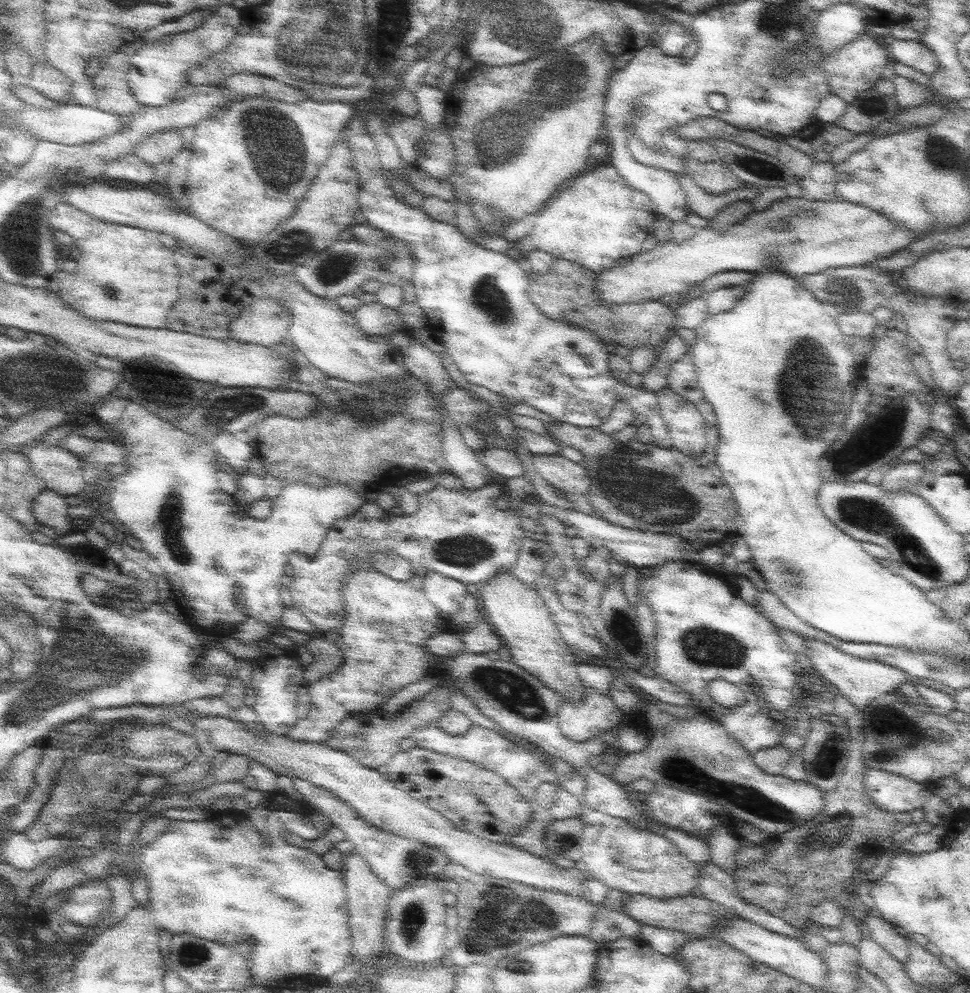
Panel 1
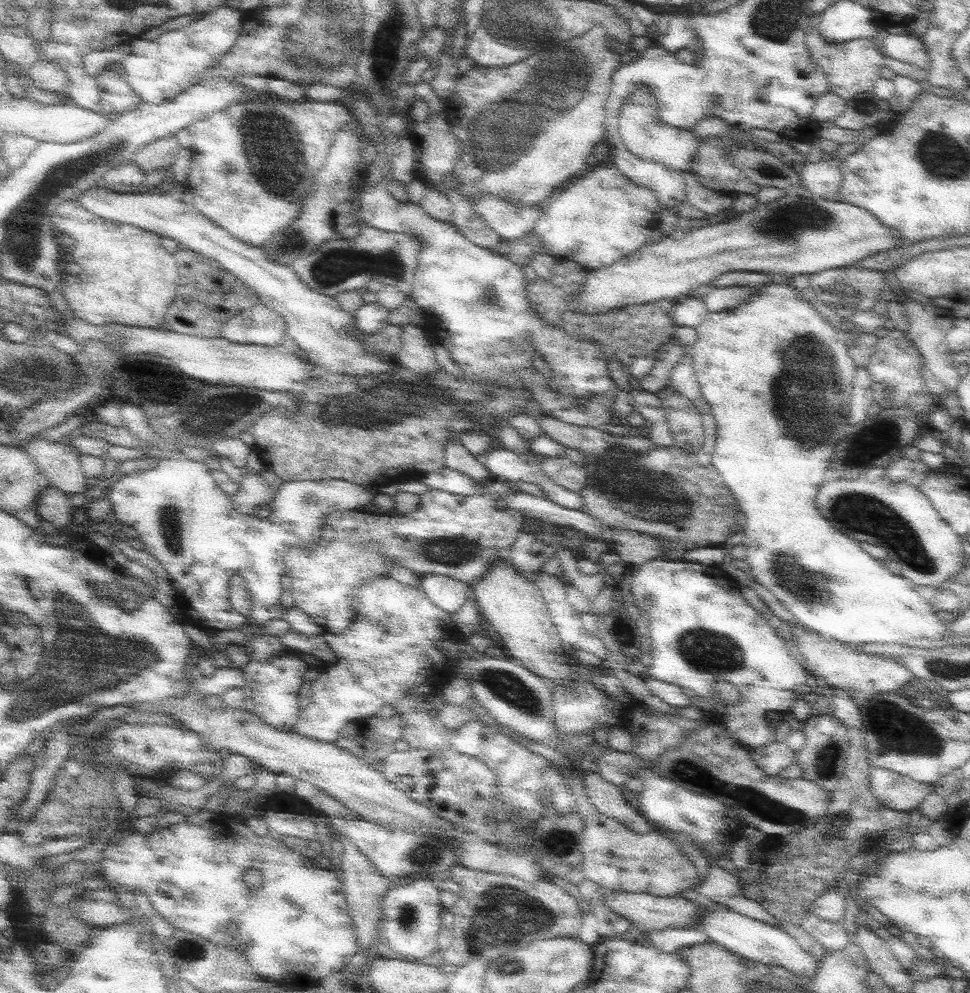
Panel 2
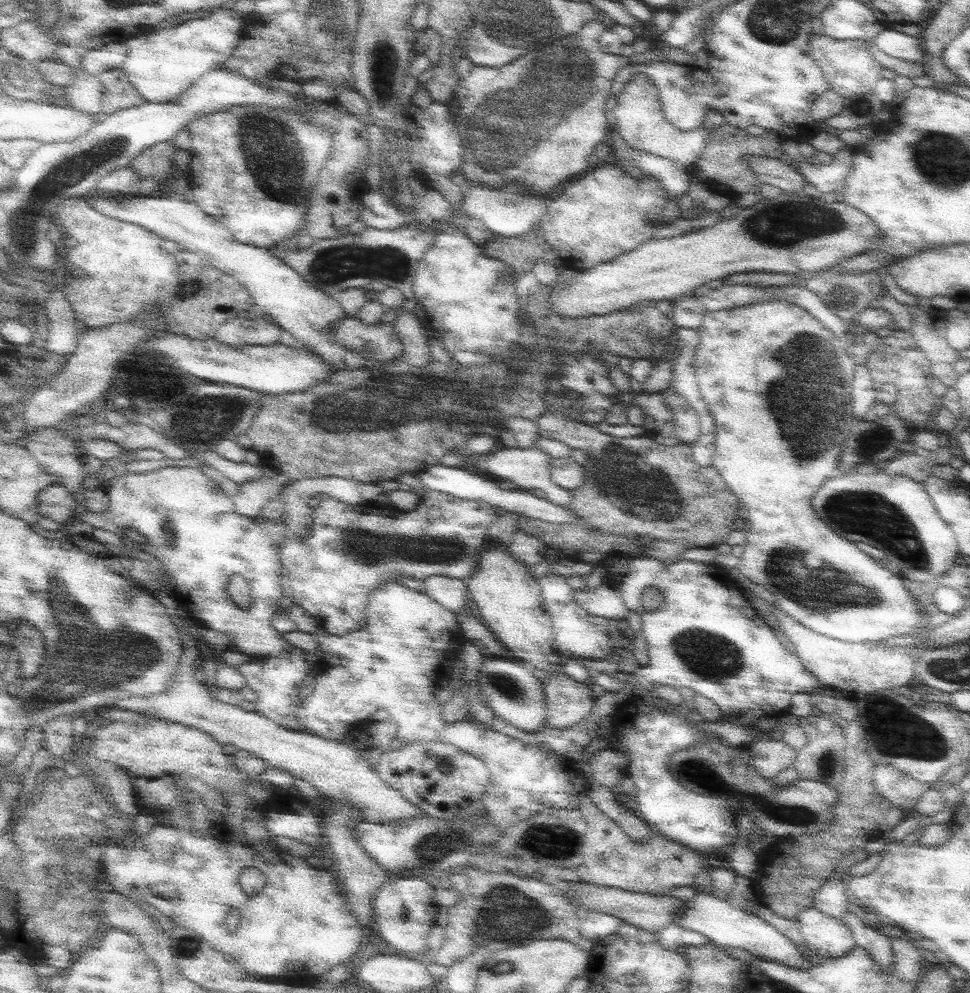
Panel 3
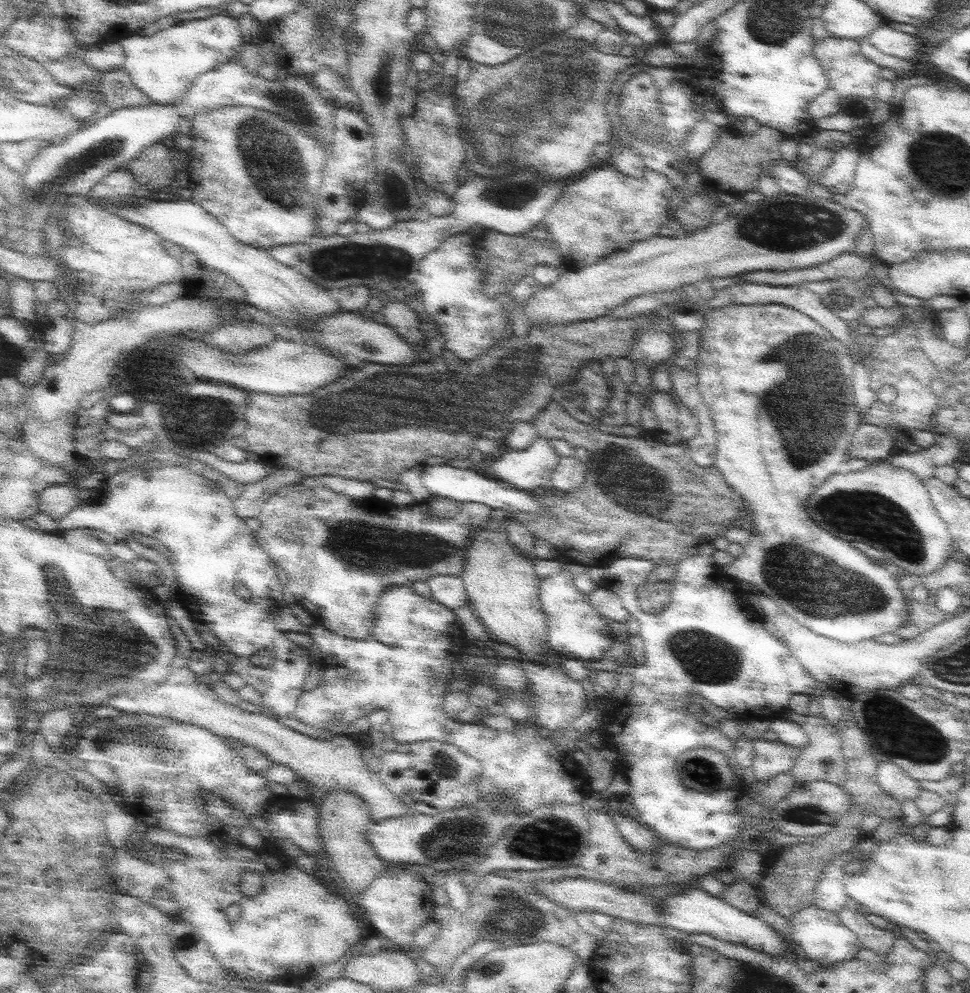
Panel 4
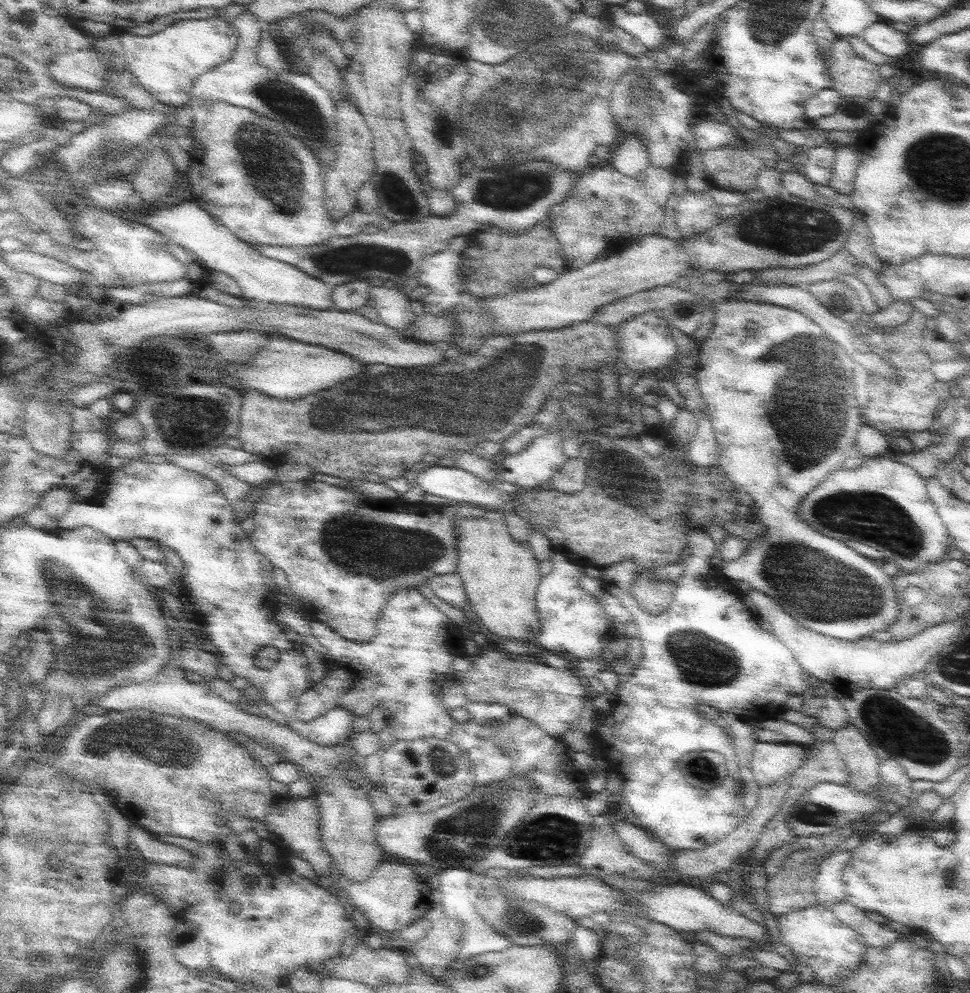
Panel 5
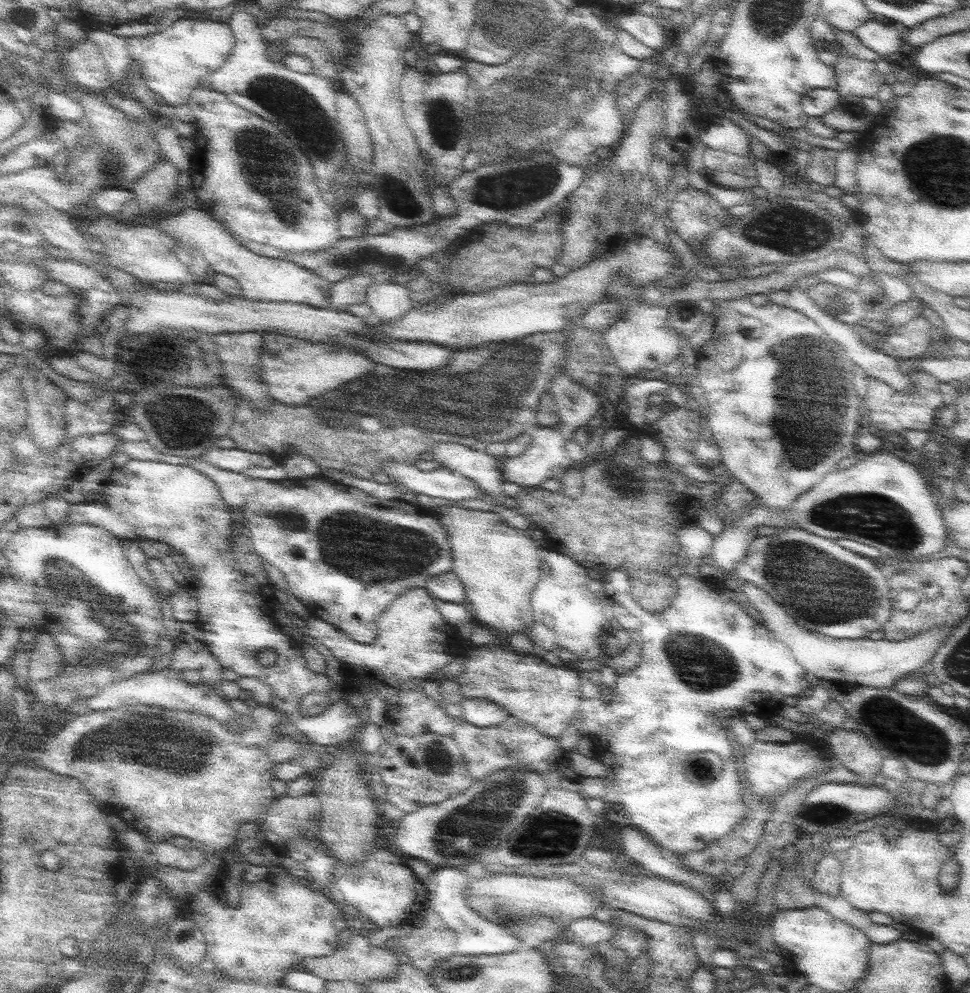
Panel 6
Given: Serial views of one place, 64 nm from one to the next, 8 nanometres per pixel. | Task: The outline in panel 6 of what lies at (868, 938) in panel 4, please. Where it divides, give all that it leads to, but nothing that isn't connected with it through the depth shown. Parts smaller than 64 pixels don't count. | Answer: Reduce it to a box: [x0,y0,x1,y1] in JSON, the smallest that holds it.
[811,884,899,944]

